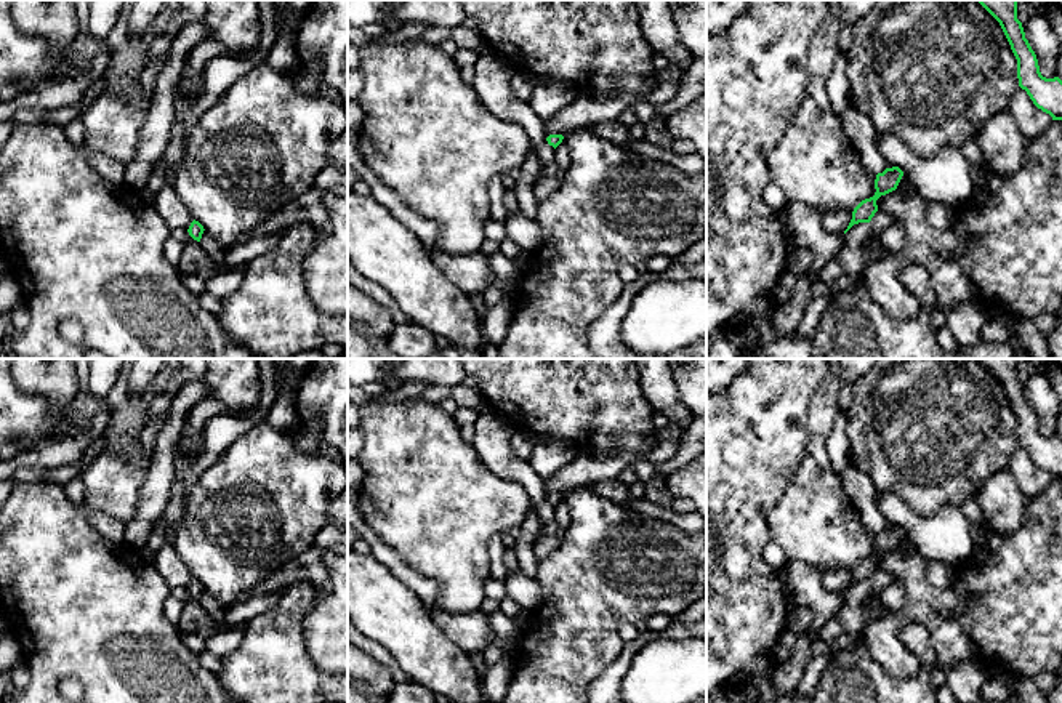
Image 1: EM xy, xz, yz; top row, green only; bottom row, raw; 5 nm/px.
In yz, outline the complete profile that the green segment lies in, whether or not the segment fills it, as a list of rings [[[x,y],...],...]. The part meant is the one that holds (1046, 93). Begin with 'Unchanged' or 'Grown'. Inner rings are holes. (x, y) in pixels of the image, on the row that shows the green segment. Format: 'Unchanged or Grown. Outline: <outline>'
Unchanged. Outline: [[[1017,0],[977,2],[1000,22],[1011,45],[1017,59],[1019,86],[1027,91],[1038,109],[1049,114],[1052,120],[1062,120],[1062,80],[1041,75],[1036,54],[1017,19]]]

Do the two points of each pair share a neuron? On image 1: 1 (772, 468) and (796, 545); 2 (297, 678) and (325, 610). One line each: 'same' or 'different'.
1: different
2: different

